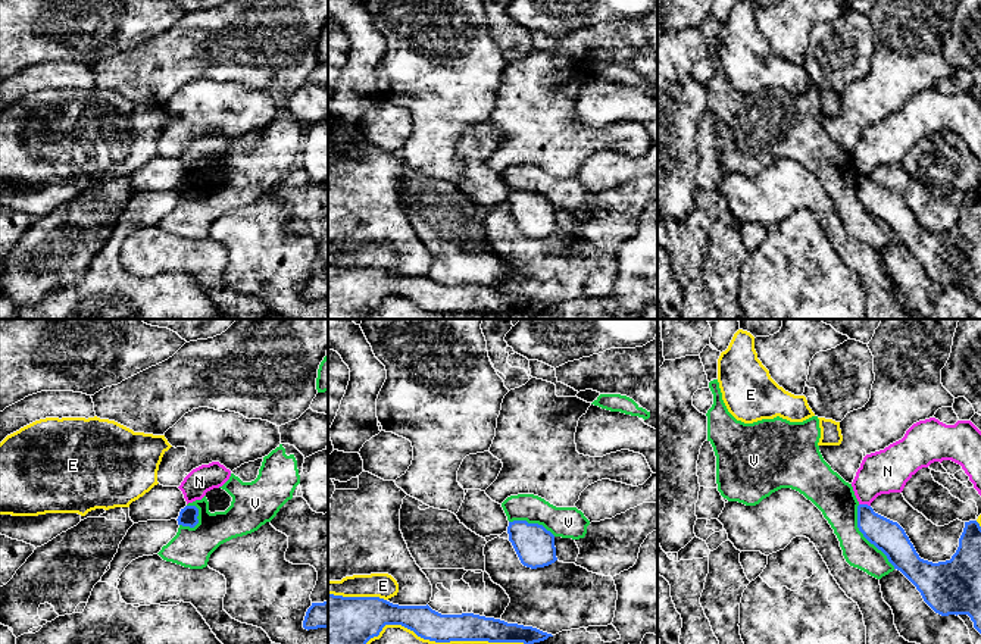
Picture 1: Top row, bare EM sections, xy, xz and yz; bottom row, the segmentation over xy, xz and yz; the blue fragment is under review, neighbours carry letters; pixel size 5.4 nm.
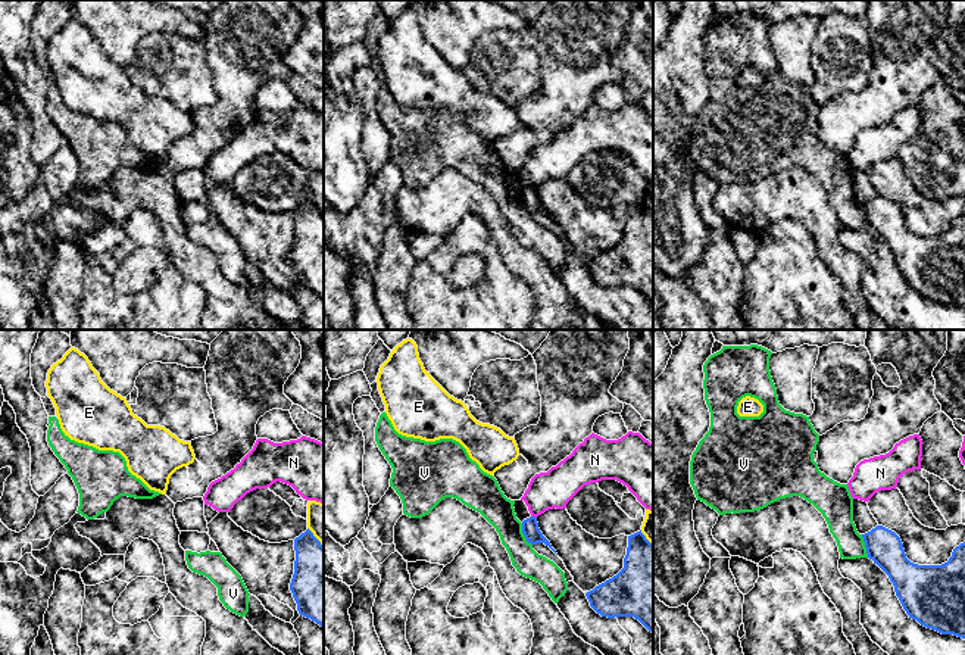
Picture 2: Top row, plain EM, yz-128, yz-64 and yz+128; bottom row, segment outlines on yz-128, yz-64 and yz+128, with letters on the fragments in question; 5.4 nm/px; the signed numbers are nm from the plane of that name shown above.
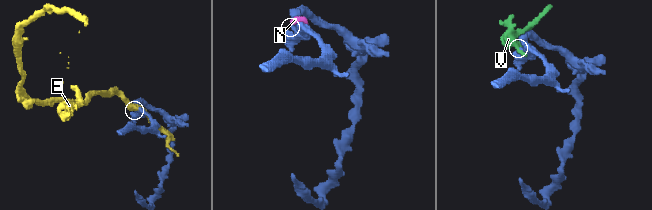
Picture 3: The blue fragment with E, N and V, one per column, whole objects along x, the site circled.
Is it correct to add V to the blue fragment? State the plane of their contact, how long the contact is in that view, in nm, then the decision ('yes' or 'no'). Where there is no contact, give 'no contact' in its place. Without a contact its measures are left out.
contact in yz; length 400 nm; no

